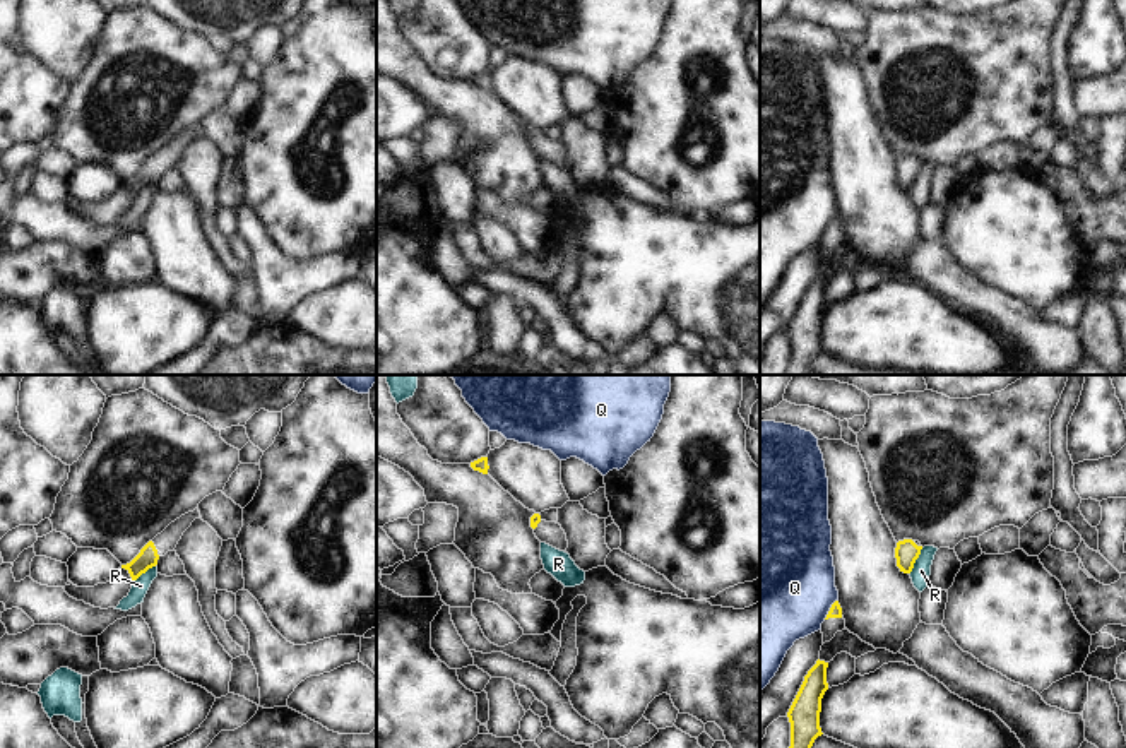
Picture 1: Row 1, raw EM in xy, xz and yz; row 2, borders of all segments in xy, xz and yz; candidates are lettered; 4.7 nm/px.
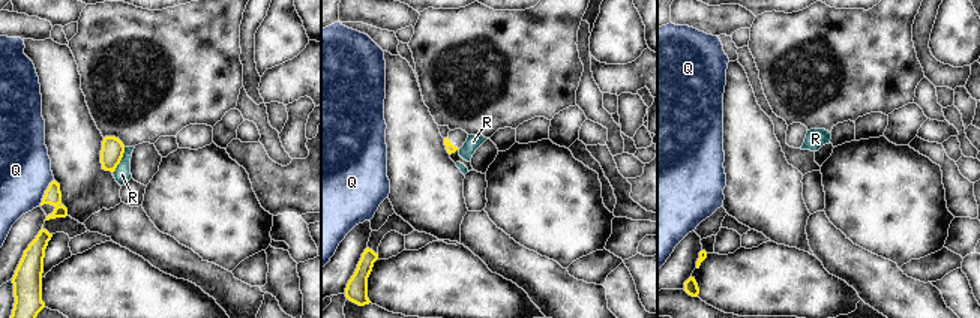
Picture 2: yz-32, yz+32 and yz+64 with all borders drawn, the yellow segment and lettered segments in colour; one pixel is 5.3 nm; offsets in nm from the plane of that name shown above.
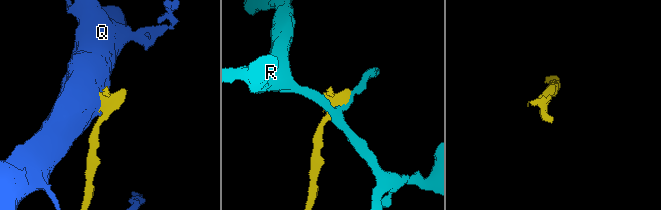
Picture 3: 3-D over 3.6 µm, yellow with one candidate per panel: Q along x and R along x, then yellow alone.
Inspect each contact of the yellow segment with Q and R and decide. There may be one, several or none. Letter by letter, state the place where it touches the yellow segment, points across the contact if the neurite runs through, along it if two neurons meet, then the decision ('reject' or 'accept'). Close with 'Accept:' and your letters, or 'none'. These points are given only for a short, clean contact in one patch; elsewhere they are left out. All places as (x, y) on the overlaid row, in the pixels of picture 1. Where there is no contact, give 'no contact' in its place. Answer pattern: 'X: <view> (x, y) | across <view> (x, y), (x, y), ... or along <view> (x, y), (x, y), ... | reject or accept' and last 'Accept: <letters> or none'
Q: yz (830, 610) | along yz (837, 599), (823, 618) | reject
R: yz (914, 562) | along yz (923, 548), (909, 574) | reject
Accept: none

